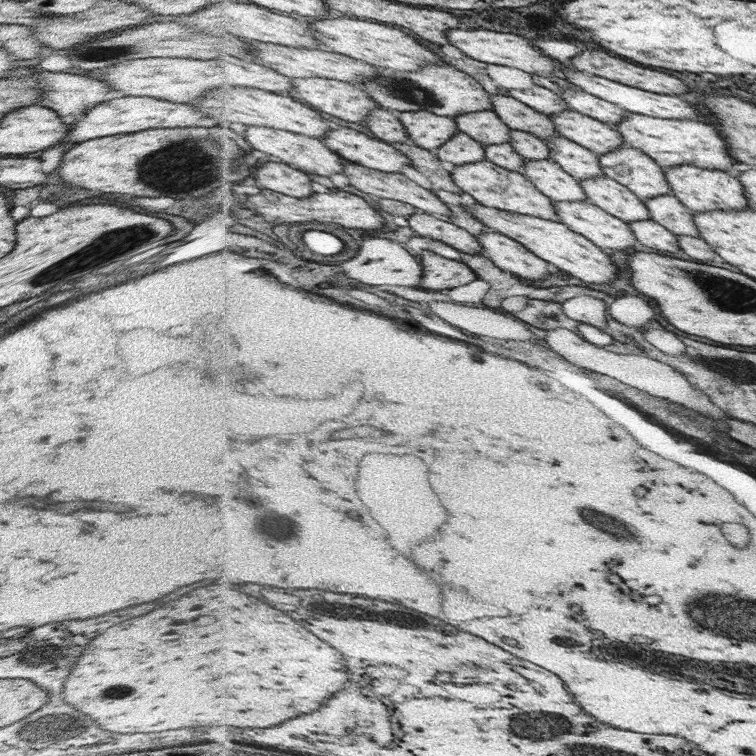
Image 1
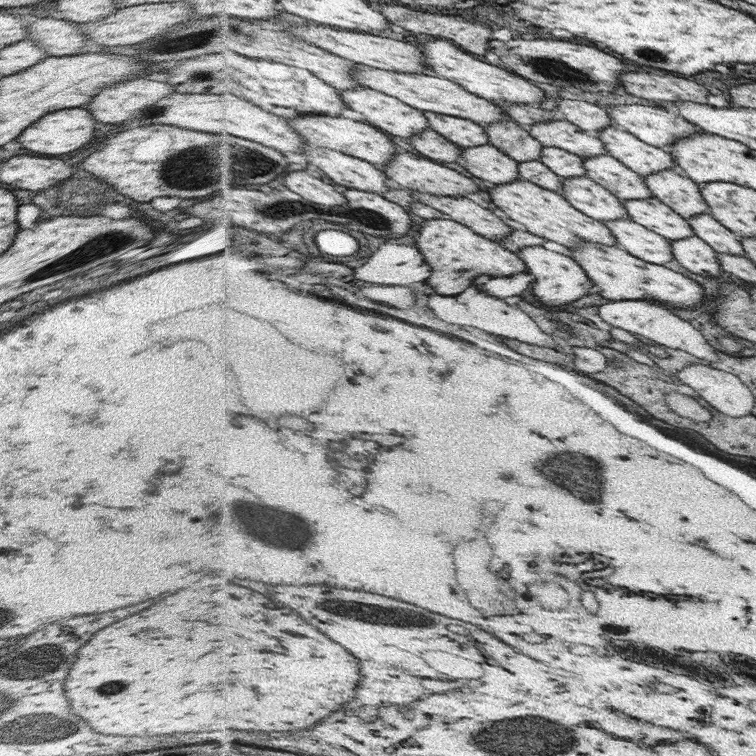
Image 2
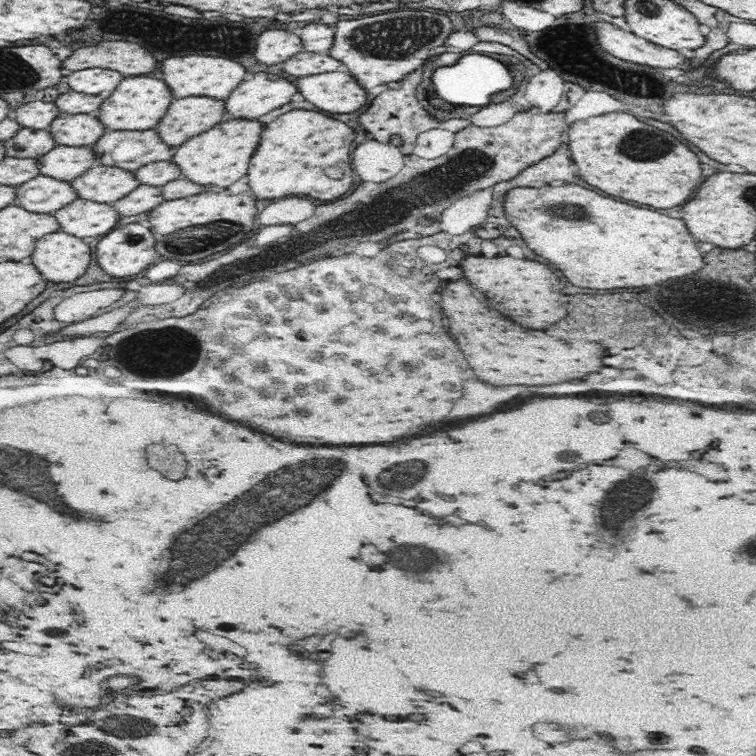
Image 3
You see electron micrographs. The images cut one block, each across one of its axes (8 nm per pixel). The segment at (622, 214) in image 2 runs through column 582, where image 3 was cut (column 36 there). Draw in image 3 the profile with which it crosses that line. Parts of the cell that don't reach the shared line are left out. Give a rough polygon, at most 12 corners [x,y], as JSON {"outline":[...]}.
{"outline":[[38,175],[16,187],[16,205],[54,213],[77,198],[71,181]]}

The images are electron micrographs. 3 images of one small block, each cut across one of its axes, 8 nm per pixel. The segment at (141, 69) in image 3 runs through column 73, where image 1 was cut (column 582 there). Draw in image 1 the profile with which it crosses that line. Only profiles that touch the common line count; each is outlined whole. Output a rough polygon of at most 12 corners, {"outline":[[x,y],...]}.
{"outline":[[582,50],[578,71],[656,94],[688,86],[670,74],[606,52]]}

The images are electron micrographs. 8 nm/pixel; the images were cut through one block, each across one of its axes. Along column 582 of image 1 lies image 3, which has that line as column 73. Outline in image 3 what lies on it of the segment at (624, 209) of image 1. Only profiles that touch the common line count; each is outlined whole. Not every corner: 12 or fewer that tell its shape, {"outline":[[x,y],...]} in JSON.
{"outline":[[96,165],[71,180],[82,200],[115,203],[139,188],[122,166]]}

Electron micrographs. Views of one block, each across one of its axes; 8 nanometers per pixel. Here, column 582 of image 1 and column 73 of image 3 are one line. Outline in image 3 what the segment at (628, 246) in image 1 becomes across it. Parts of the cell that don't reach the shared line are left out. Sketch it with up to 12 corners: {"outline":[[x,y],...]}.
{"outline":[[74,199],[54,212],[60,232],[107,235],[121,218],[107,201]]}

